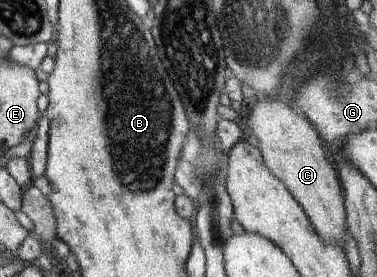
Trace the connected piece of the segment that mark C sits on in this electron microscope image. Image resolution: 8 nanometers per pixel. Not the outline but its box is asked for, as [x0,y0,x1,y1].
[246,100,347,249]

